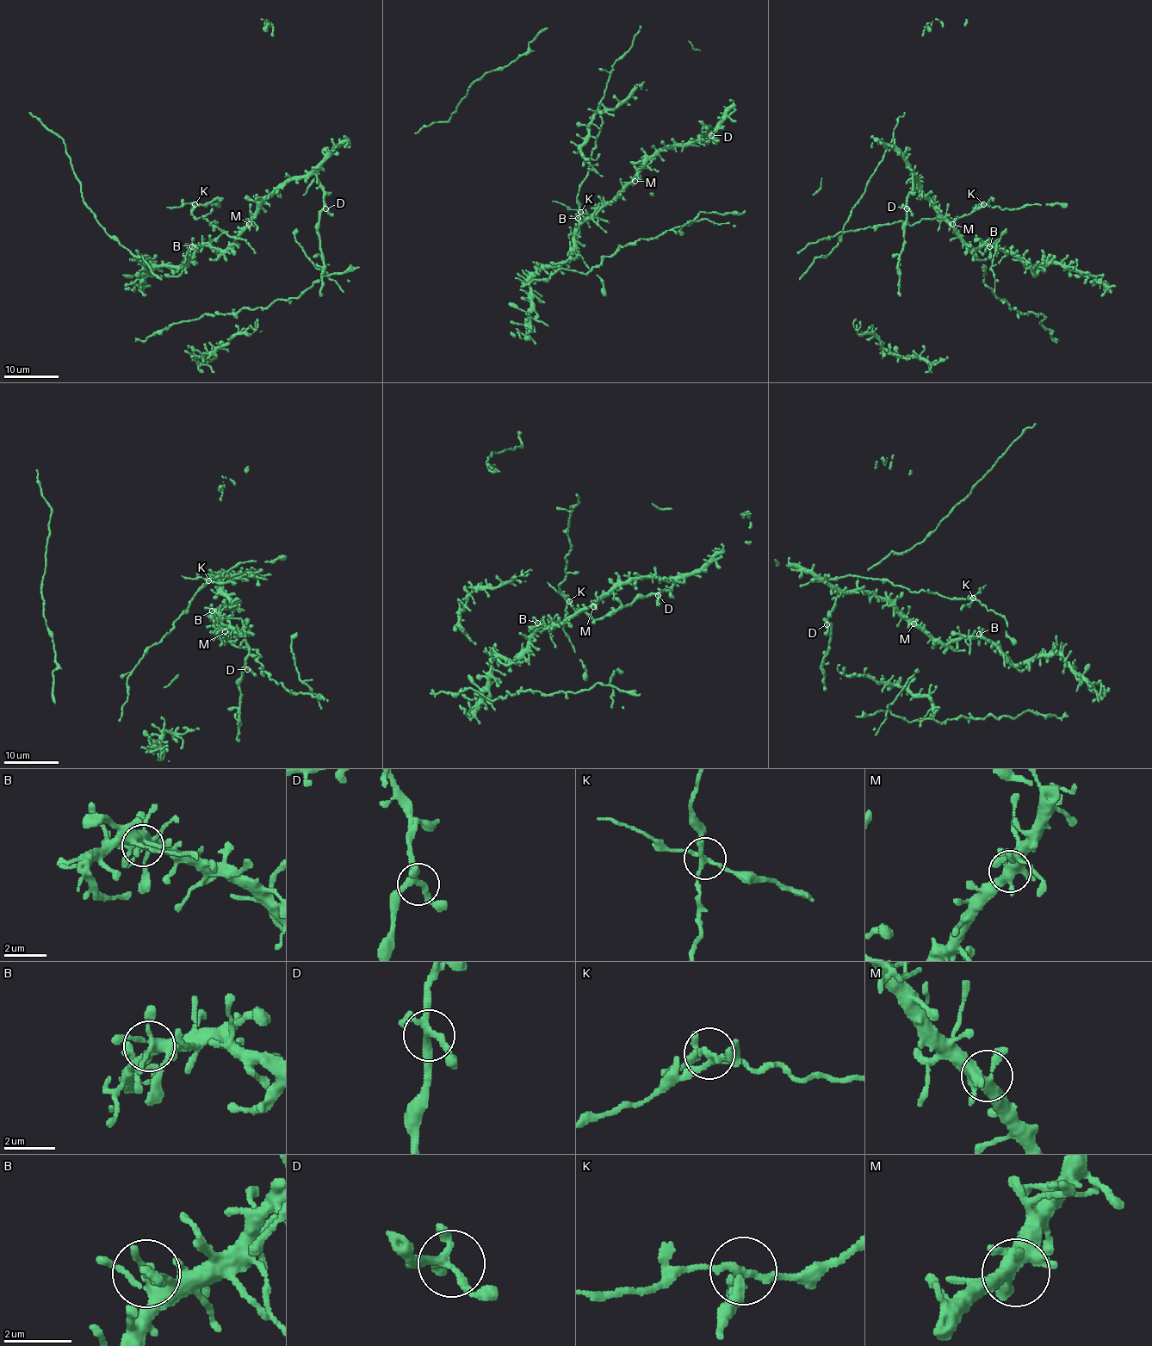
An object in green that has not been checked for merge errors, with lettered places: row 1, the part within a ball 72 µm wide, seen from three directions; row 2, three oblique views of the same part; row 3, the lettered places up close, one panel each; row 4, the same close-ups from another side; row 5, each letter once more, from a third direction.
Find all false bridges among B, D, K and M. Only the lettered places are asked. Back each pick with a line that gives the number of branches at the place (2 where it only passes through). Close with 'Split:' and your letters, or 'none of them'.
K: branches 4
Split: K

